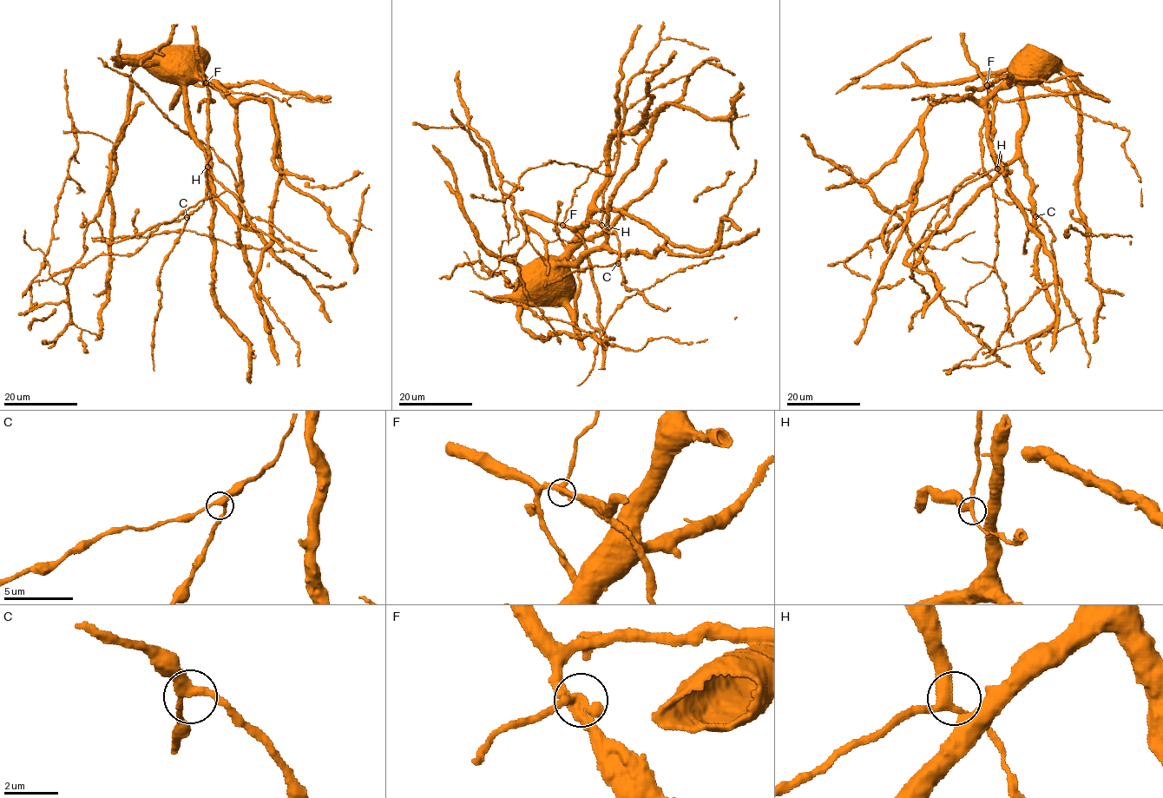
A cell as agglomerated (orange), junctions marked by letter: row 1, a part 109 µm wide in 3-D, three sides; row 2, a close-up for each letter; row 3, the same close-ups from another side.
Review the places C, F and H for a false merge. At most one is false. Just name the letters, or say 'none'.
F

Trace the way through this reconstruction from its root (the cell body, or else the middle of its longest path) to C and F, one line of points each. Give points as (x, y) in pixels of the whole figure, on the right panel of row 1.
C: (992, 168), (1002, 174), (1008, 193), (1018, 204), (1031, 209), (1035, 216)
F: (992, 168), (995, 168), (995, 156), (989, 146), (994, 96), (987, 85)

